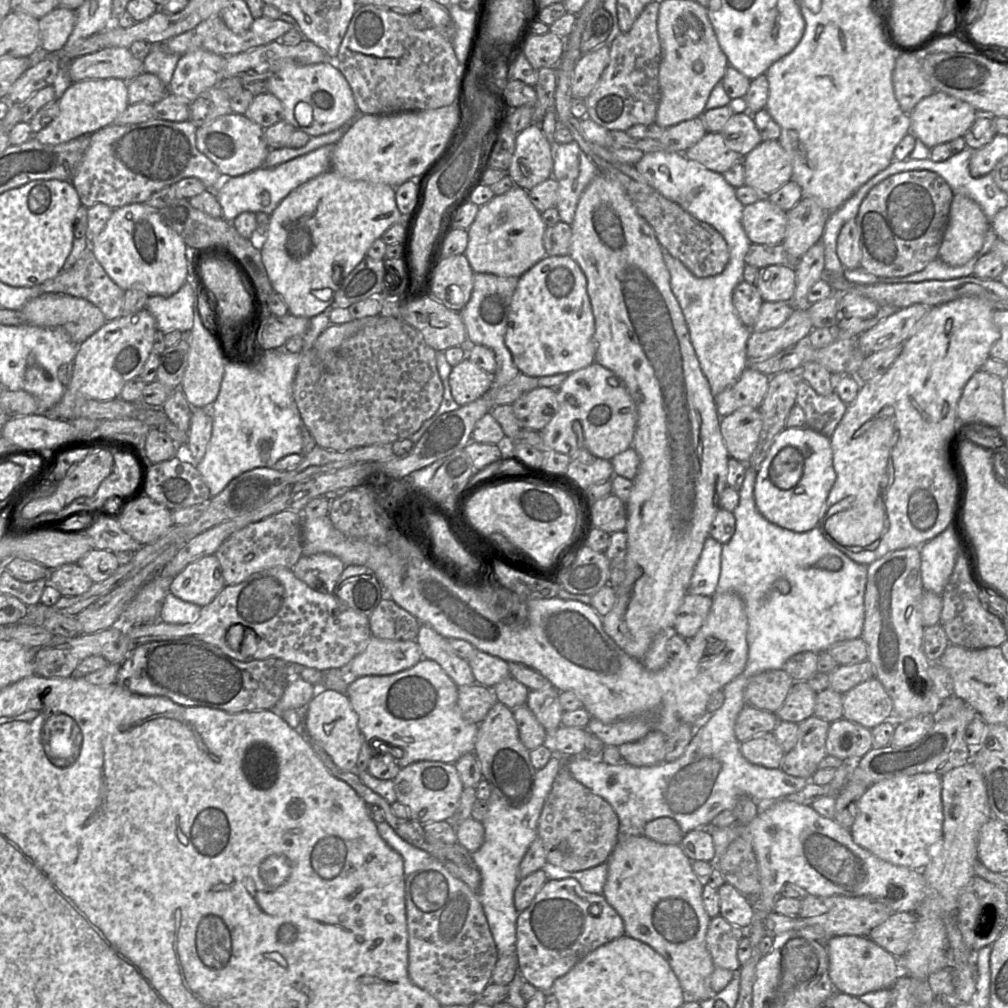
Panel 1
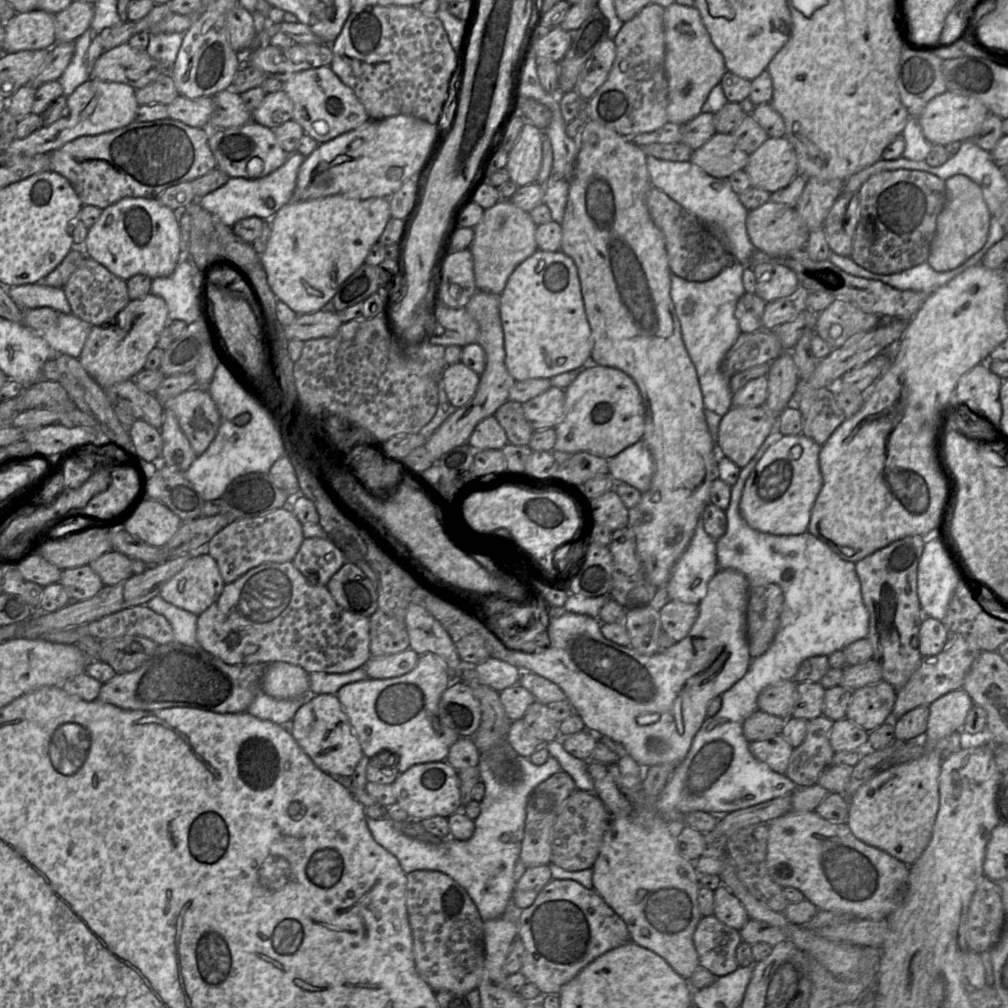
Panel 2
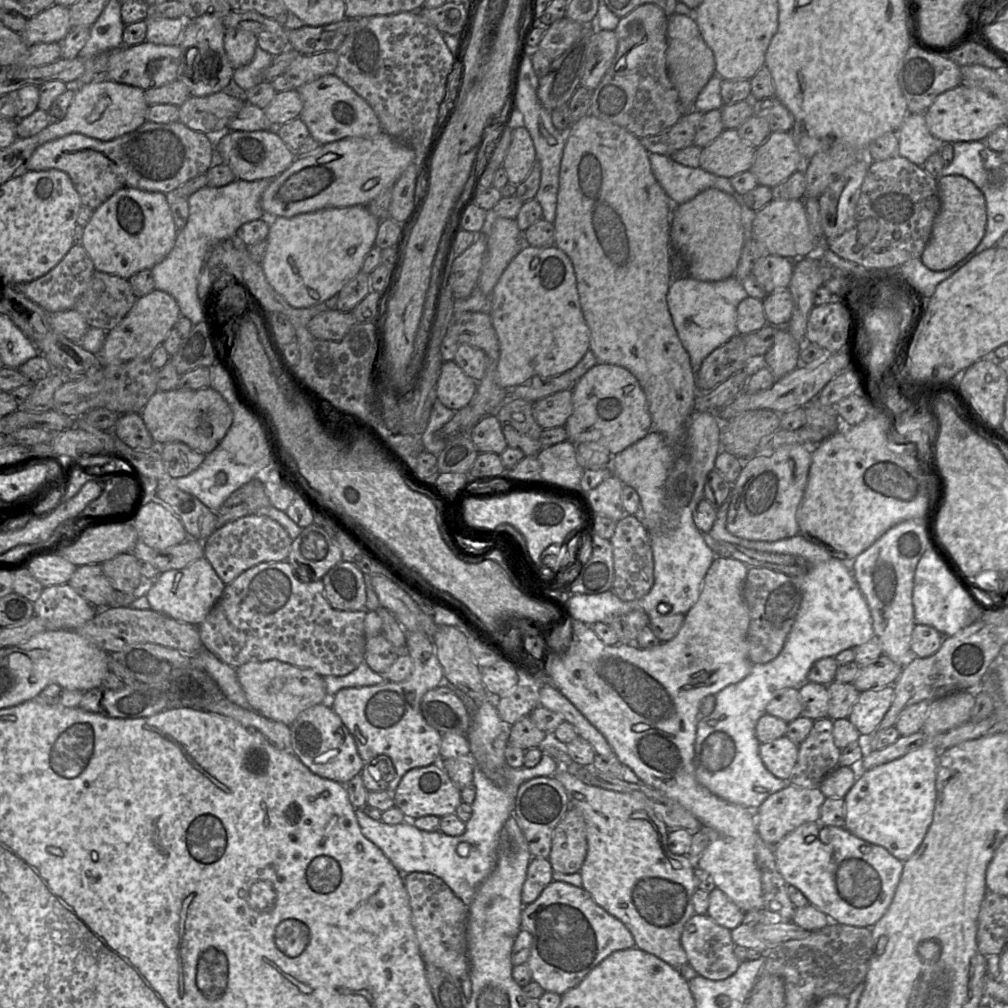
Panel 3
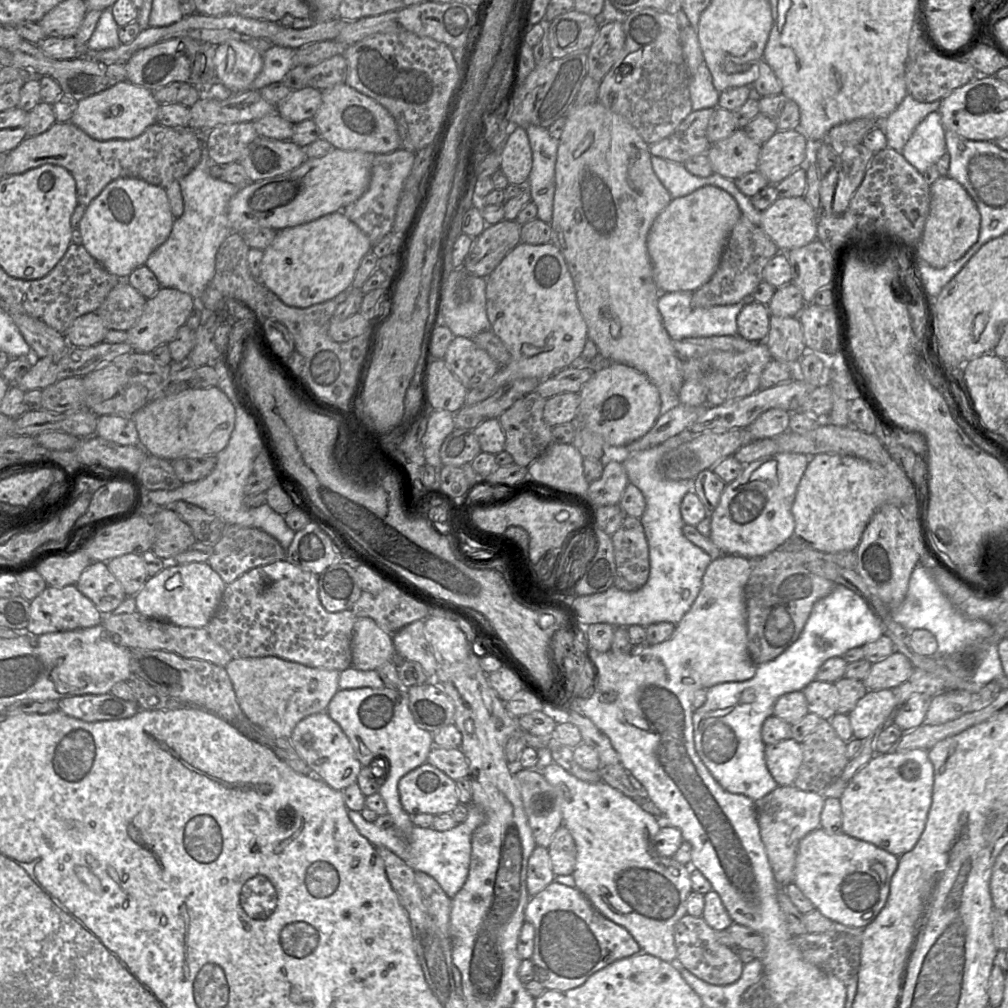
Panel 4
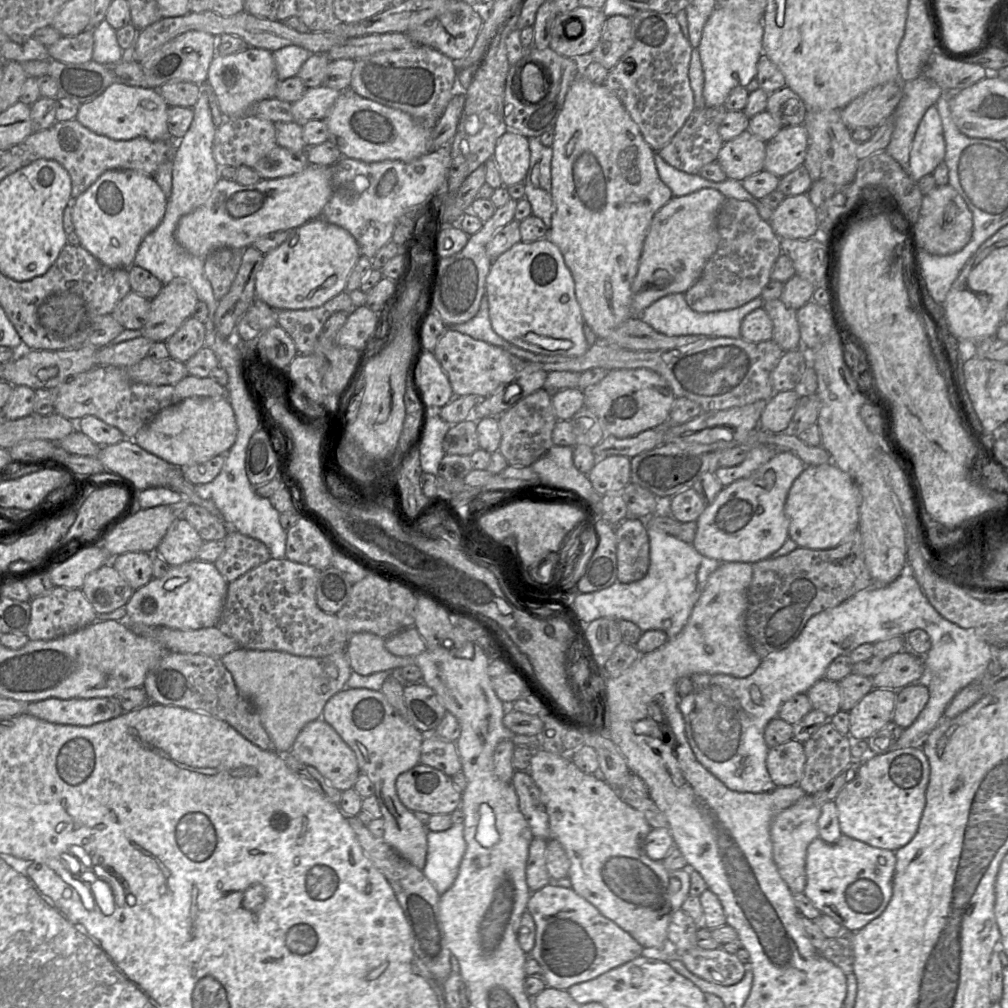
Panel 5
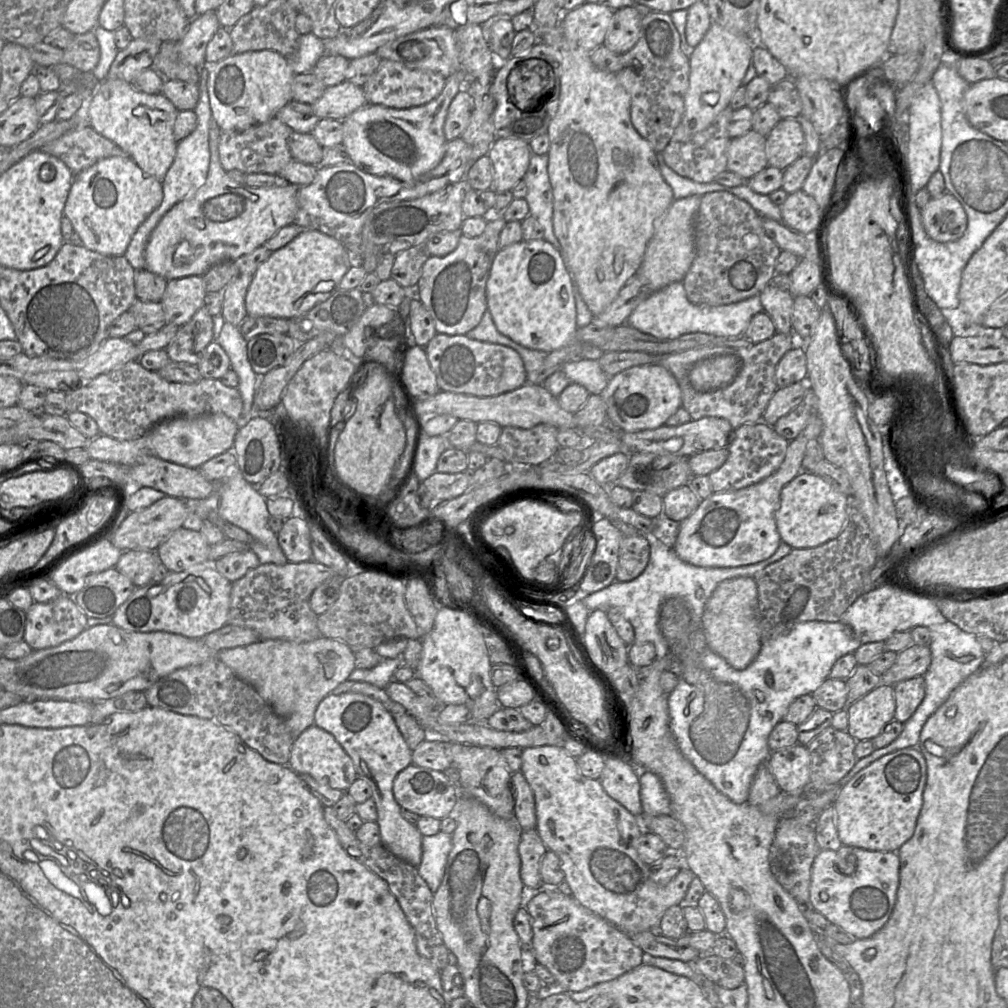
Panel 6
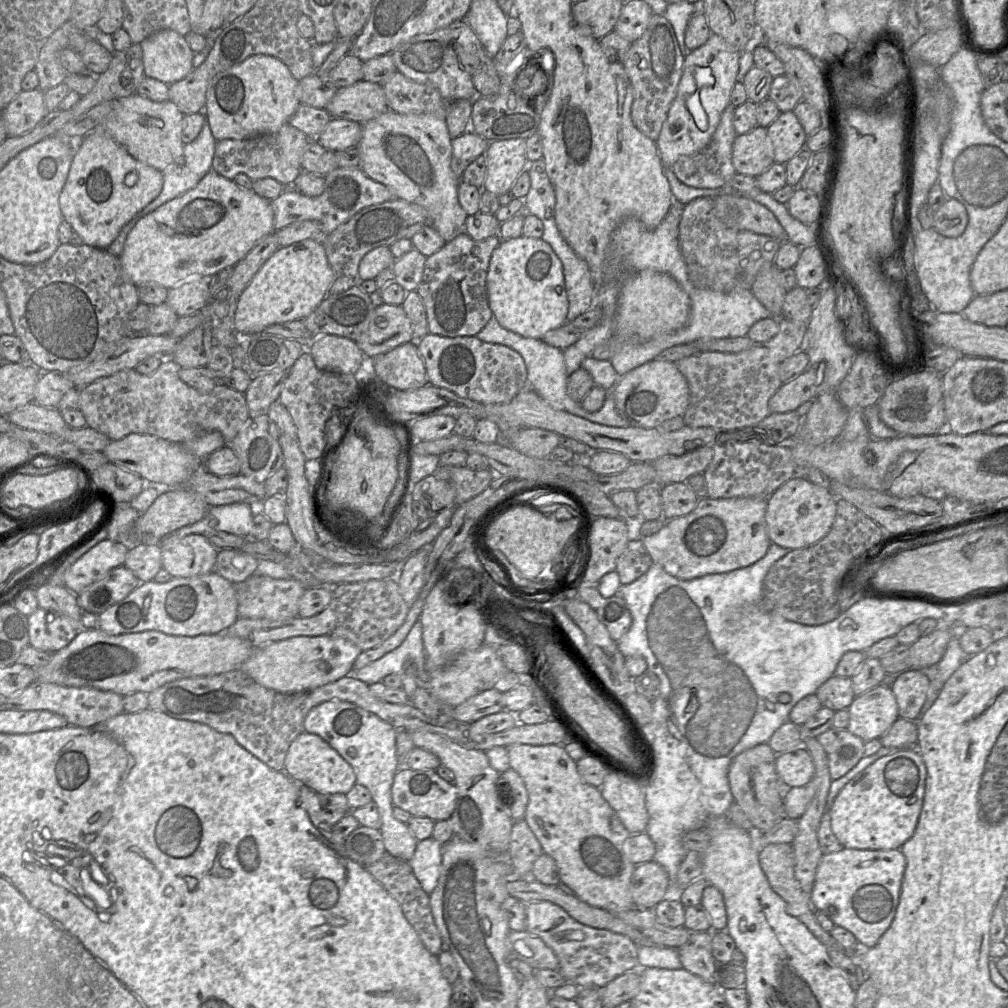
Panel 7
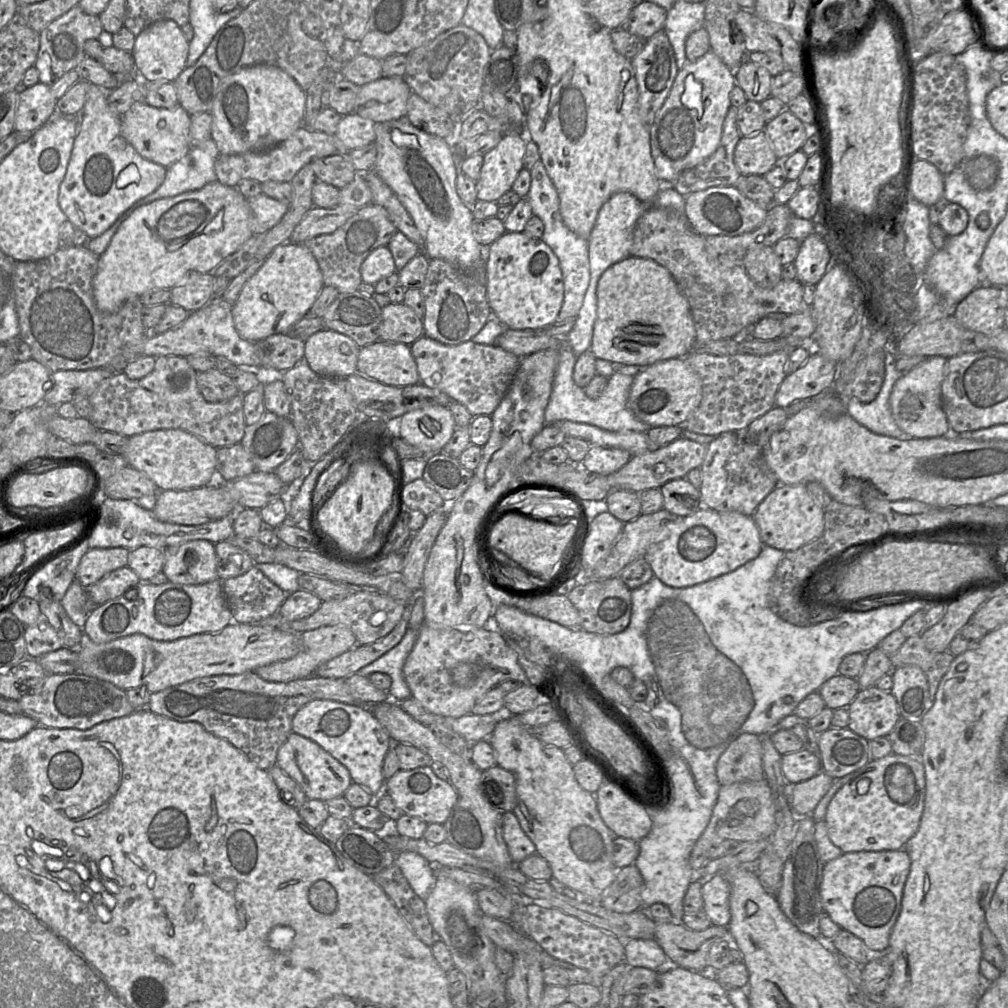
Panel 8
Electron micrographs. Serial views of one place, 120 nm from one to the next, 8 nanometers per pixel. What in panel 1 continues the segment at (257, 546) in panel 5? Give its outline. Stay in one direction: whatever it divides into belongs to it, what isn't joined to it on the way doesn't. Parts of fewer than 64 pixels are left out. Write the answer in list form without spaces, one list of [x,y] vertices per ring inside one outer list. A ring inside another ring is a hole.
[[[285,510],[232,533],[217,549],[226,586],[237,585],[252,574],[273,567],[292,569],[302,556],[301,512]]]

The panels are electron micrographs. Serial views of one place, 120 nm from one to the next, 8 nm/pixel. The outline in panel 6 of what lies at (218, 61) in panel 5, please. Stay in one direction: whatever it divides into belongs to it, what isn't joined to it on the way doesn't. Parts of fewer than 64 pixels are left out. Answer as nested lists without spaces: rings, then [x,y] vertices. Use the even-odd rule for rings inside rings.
[[[273,50],[231,54],[207,66],[212,120],[224,131],[243,131],[274,118],[291,98],[294,73],[285,57]]]

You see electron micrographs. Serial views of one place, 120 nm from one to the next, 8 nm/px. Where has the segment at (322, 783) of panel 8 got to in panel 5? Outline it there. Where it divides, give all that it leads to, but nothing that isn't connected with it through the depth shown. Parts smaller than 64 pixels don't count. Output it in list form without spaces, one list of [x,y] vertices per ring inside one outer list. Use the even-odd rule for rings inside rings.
[[[322,718],[308,723],[301,730],[291,751],[300,762],[314,767],[332,787],[340,792],[352,789],[360,775],[355,753]]]

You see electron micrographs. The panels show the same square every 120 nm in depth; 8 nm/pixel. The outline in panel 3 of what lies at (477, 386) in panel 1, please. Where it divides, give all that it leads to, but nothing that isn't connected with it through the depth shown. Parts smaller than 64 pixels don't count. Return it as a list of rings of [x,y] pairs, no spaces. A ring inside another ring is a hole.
[[[454,361],[443,362],[437,382],[437,399],[447,408],[458,411],[474,399],[477,383]]]

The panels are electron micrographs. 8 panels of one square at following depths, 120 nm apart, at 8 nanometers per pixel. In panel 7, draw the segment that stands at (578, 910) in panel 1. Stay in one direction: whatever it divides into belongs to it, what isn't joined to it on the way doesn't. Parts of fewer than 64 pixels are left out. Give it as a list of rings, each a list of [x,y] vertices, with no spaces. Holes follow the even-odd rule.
[[[549,901],[526,905],[526,931],[550,947],[559,960],[559,973],[579,988],[602,989],[625,972],[638,970],[638,945],[628,937],[581,924],[563,908]]]

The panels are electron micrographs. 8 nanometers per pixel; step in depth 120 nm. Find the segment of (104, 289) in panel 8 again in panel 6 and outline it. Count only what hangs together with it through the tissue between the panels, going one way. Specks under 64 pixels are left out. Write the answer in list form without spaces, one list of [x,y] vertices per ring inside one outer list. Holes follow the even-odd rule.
[[[211,114],[211,124],[209,130],[209,148],[210,148],[210,165],[208,170],[208,175],[205,183],[198,188],[192,195],[188,198],[180,201],[174,205],[159,221],[155,229],[152,231],[149,241],[145,248],[145,269],[151,273],[159,275],[166,279],[167,281],[172,279],[179,279],[187,276],[202,276],[207,272],[212,266],[223,261],[235,261],[243,255],[250,254],[258,247],[264,245],[264,243],[273,237],[282,227],[293,224],[295,216],[298,211],[298,201],[297,201],[297,191],[299,187],[294,186],[289,183],[282,183],[275,185],[273,187],[249,187],[246,184],[240,184],[232,180],[227,172],[223,169],[219,160],[219,141],[222,130],[219,126],[212,120]]]

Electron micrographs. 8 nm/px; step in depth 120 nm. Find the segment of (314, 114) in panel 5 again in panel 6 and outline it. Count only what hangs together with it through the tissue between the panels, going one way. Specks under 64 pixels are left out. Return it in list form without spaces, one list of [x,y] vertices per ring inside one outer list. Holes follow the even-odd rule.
[[[344,81],[327,87],[311,107],[320,119],[344,120],[367,103],[362,87]]]

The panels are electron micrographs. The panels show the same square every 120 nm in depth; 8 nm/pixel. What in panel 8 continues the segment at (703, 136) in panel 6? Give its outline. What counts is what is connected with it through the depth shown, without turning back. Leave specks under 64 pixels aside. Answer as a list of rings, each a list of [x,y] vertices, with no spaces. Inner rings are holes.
[[[731,105],[723,123],[716,151],[693,168],[684,171],[672,187],[687,196],[716,186],[734,186],[740,173],[734,162],[734,150],[741,138],[737,127],[738,108]]]

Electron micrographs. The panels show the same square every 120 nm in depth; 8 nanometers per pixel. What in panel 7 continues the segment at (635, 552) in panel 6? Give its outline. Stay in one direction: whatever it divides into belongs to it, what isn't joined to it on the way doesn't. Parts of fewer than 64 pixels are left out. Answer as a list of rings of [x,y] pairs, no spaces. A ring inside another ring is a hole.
[[[642,539],[630,540],[617,560],[616,569],[621,585],[630,584],[645,574],[653,560]]]

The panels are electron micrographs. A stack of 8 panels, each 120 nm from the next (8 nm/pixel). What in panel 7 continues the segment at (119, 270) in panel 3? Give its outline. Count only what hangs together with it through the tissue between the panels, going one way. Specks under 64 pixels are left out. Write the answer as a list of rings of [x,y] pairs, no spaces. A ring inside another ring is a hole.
[[[98,129],[80,139],[79,148],[74,154],[66,183],[59,197],[60,210],[64,220],[81,236],[85,245],[107,249],[122,228],[158,197],[163,182],[164,175],[161,171],[136,160],[113,137]]]

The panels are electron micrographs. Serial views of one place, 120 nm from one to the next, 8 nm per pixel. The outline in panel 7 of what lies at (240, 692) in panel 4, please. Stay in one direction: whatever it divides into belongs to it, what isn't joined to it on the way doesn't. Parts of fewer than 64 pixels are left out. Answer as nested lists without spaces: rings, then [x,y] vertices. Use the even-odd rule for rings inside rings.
[[[296,636],[256,647],[239,670],[260,685],[283,694],[297,694],[337,681],[352,672],[361,650],[352,642],[332,636]]]

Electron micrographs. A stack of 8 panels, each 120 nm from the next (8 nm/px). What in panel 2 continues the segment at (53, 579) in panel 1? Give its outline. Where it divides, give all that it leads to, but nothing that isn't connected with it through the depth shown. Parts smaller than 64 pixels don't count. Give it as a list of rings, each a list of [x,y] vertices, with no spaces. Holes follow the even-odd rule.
[[[89,565],[62,570],[59,583],[65,587],[71,601],[90,599],[105,586]]]

